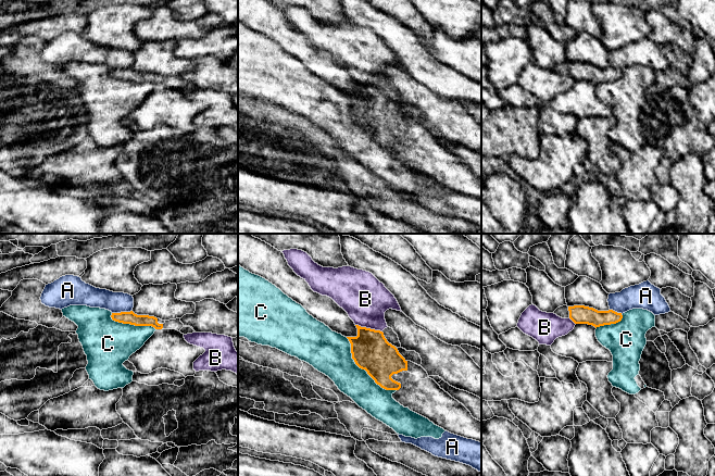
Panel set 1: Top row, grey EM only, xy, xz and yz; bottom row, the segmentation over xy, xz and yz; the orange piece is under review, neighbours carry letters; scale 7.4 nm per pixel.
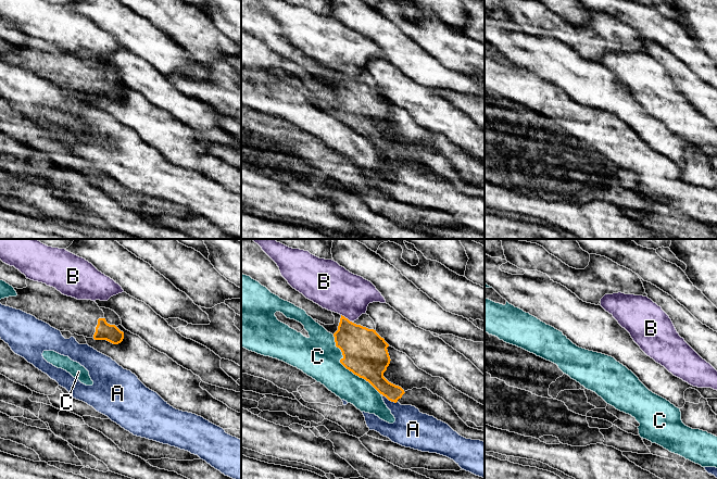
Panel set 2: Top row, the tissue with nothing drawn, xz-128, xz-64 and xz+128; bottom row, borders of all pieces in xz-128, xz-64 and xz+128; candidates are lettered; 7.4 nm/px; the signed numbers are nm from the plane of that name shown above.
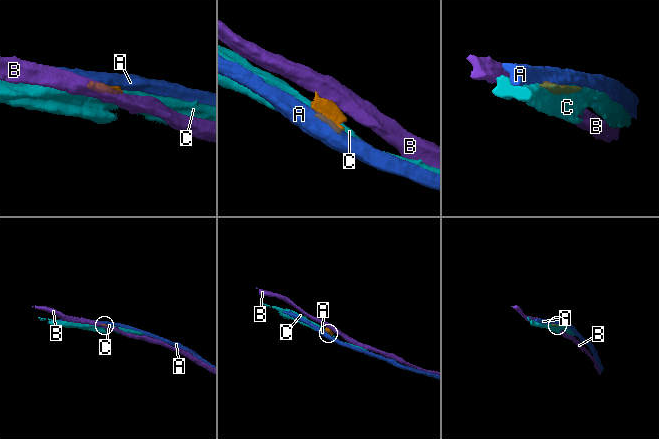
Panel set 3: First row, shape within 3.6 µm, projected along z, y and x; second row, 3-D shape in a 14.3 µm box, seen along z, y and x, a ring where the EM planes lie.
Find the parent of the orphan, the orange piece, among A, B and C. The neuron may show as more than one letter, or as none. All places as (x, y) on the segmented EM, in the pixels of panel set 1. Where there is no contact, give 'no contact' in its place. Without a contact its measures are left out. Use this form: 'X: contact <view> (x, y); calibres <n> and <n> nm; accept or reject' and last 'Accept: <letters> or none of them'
A: contact xy (122, 312); calibres 100 and 160 nm; reject
B: contact xz (368, 328); calibres 280 and 340 nm; reject
C: contact xz (363, 368); calibres 280 and 280 nm; reject
Accept: none of them

